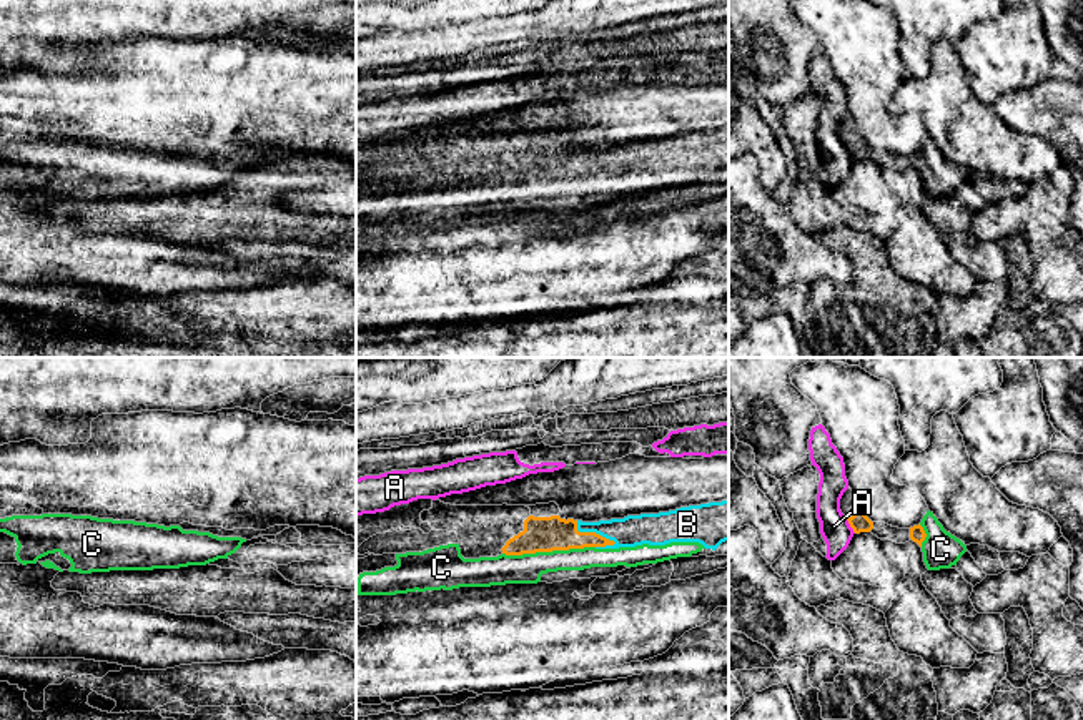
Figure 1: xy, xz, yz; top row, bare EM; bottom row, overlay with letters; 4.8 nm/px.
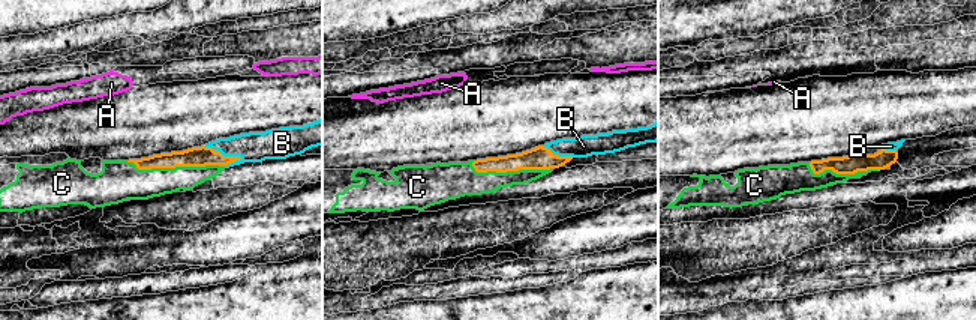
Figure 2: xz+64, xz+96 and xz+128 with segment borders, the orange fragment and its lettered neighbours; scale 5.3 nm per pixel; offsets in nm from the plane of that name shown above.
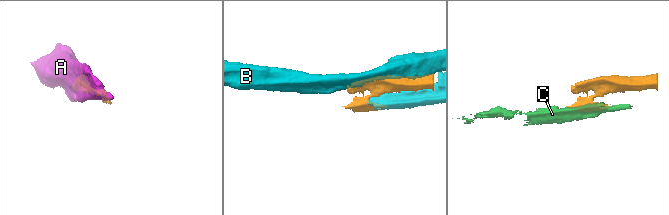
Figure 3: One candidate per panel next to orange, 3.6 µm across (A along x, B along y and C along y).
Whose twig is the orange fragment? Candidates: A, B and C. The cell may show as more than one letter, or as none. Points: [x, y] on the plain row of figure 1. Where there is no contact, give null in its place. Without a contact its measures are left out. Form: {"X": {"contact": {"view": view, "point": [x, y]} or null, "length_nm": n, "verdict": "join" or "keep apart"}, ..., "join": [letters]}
{"A": {"contact": {"view": "yz", "point": [850, 153]}, "length_nm": 90, "verdict": "keep apart"}, "B": {"contact": {"view": "xz", "point": [593, 160]}, "length_nm": 220, "verdict": "keep apart"}, "C": {"contact": {"view": "xz", "point": [548, 178]}, "length_nm": 440, "verdict": "join"}, "join": ["C"]}

